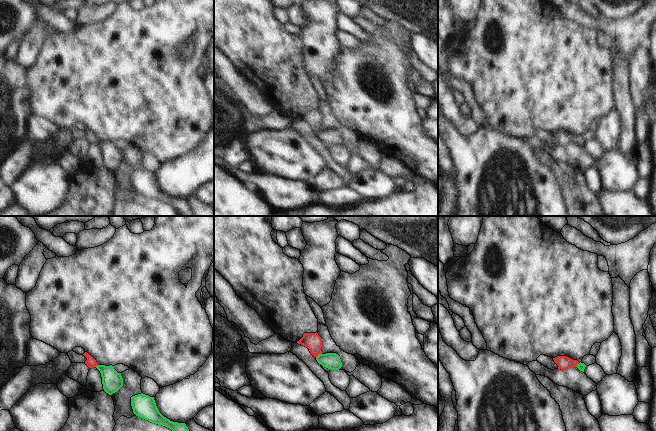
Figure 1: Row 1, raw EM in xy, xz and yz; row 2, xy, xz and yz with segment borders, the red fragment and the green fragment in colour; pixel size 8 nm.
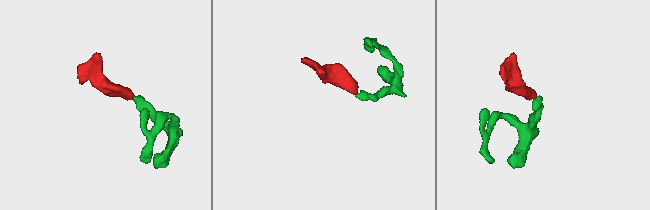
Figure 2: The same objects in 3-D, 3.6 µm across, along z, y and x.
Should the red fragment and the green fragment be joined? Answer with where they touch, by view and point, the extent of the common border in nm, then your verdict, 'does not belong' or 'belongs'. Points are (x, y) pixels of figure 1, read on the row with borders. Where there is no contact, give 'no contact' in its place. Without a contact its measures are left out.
xz (318, 354) | 60 nm | belongs

